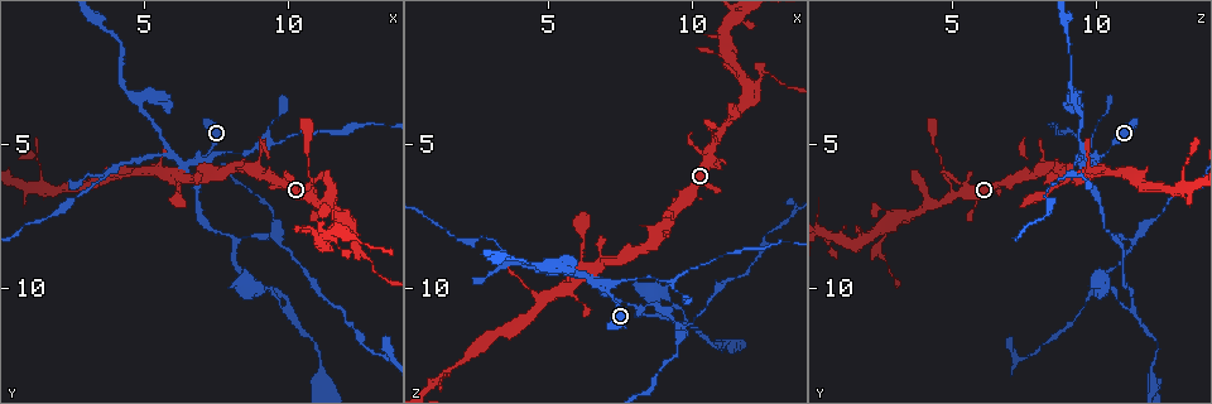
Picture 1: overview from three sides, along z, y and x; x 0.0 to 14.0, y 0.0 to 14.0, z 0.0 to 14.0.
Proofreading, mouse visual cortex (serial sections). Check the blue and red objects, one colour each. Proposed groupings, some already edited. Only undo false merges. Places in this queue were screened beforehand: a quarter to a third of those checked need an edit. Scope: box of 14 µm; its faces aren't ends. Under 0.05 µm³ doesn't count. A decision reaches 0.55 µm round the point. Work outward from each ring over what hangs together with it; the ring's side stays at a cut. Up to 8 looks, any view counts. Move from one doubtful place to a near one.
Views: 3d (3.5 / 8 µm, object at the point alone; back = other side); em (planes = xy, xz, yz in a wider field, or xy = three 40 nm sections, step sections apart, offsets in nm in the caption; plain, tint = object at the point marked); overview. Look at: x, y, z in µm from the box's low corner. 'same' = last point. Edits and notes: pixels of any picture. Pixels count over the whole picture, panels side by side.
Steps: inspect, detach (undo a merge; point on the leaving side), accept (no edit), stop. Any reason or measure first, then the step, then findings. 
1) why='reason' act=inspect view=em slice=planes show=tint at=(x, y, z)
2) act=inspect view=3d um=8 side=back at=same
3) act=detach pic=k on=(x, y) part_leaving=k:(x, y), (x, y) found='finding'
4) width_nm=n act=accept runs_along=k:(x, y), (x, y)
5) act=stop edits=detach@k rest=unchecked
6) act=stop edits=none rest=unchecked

act=inspect view=3d um=3.5 side=back at=(3.7, 6.1, 9.0)

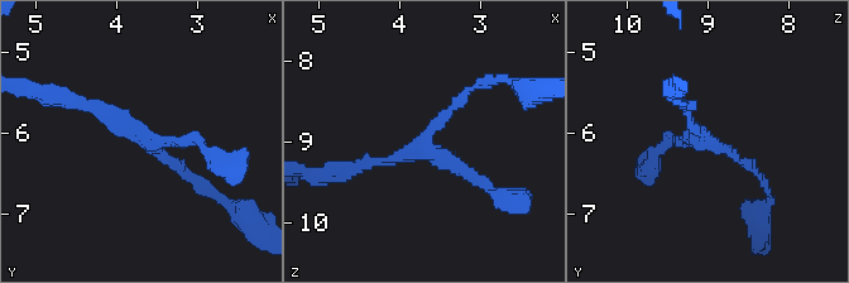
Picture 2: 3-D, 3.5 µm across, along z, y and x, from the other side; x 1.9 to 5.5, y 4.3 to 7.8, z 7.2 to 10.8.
act=inspect view=em slice=xy step=1 show=plain at=(3.75, 6.05, 9.05)

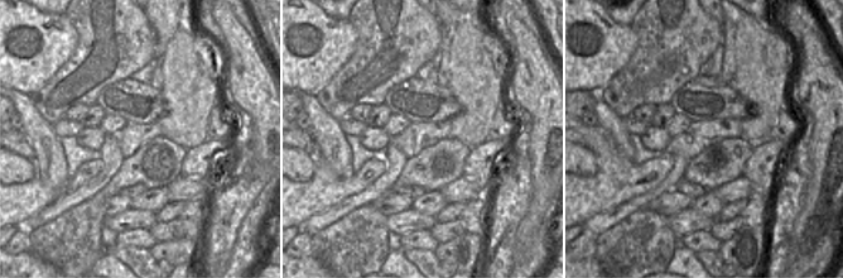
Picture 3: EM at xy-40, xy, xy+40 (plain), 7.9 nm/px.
why='where the object lies' act=inspect view=em slice=xy step=1 show=tint at=same

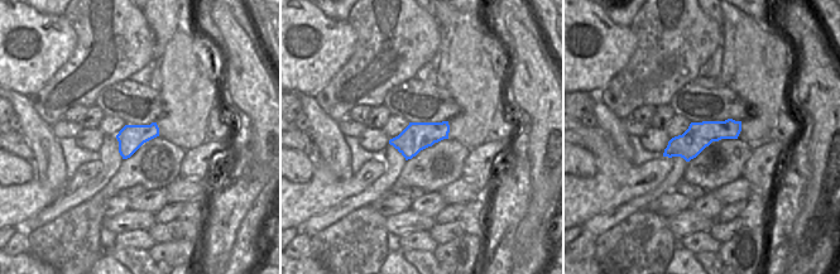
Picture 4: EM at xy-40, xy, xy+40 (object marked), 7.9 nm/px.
act=accept found='continuous, no second cell'

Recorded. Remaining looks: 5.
why='two arms in line, one across' act=inspect view=3d um=8 at=(10.7, 6.8, 5.1)

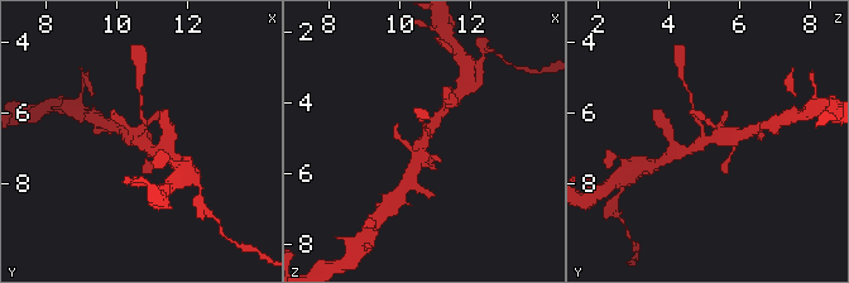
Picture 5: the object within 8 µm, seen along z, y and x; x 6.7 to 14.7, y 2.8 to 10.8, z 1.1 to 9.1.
act=inspect view=3d um=3.5 at=(10.7, 6.7, 5.0)

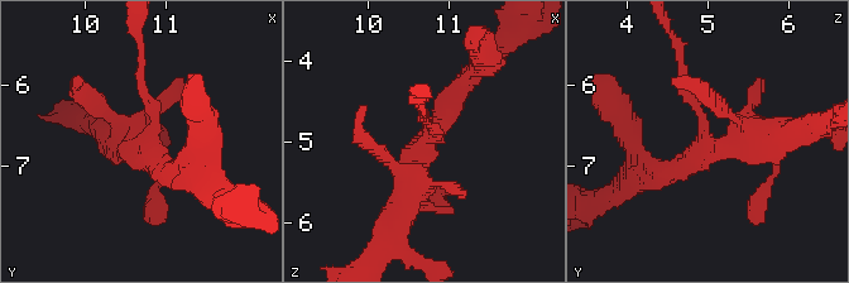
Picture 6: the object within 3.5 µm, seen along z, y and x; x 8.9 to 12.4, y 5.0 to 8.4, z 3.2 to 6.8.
arms=3 arm_widths_nm=150,300,350 why='shape alone is not enough' act=inspect view=em slice=xy step=2 show=tint at=(10.70, 6.80, 5.00)

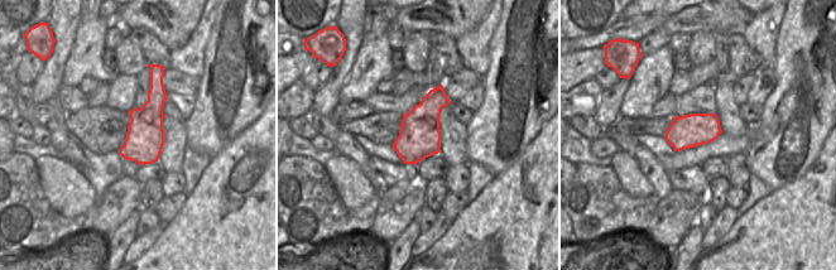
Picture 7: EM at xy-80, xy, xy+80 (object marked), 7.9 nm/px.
act=accept runs_along=6:(399, 211), (418, 149), (465, 81) found='one cell here'

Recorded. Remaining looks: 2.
why='three arms meet' act=inspect view=3d um=8 at=(12.0, 7.8, 2.9)

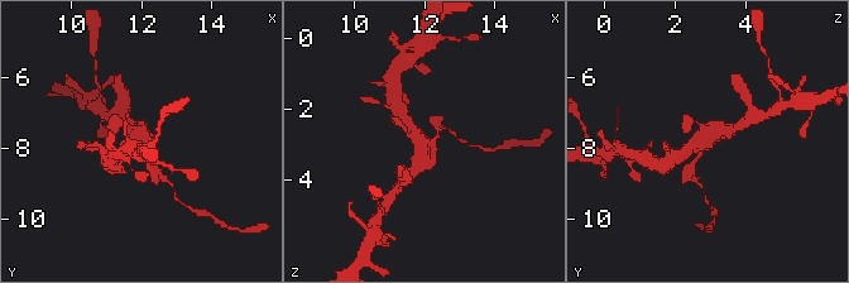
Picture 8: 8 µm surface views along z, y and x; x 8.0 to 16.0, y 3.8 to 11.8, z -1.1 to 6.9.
act=inspect view=3d um=3.5 at=(12.0, 7.6, 2.8)

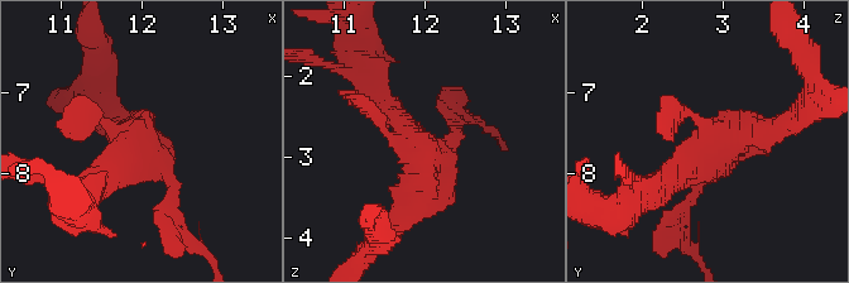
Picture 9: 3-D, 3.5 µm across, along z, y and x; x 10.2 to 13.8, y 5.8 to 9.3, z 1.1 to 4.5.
act=accept runs_along=9:(786, 123), (728, 138), (657, 185) found='all the same cell'

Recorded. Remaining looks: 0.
act=stop edits=none rest=unchecked

